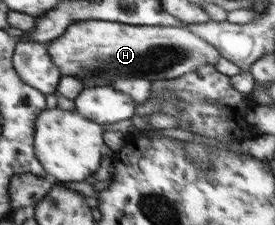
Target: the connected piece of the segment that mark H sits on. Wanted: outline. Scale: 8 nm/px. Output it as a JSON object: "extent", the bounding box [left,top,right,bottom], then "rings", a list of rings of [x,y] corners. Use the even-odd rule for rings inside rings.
{"extent":[47,20,220,89],"rings":[[[87,20],[72,23],[55,40],[47,44],[48,56],[54,60],[62,76],[79,78],[86,89],[94,86],[111,86],[111,81],[117,76],[134,76],[148,81],[171,80],[196,71],[204,64],[216,65],[220,51],[202,39],[196,32],[186,27],[172,26],[138,26],[107,20]]]}

